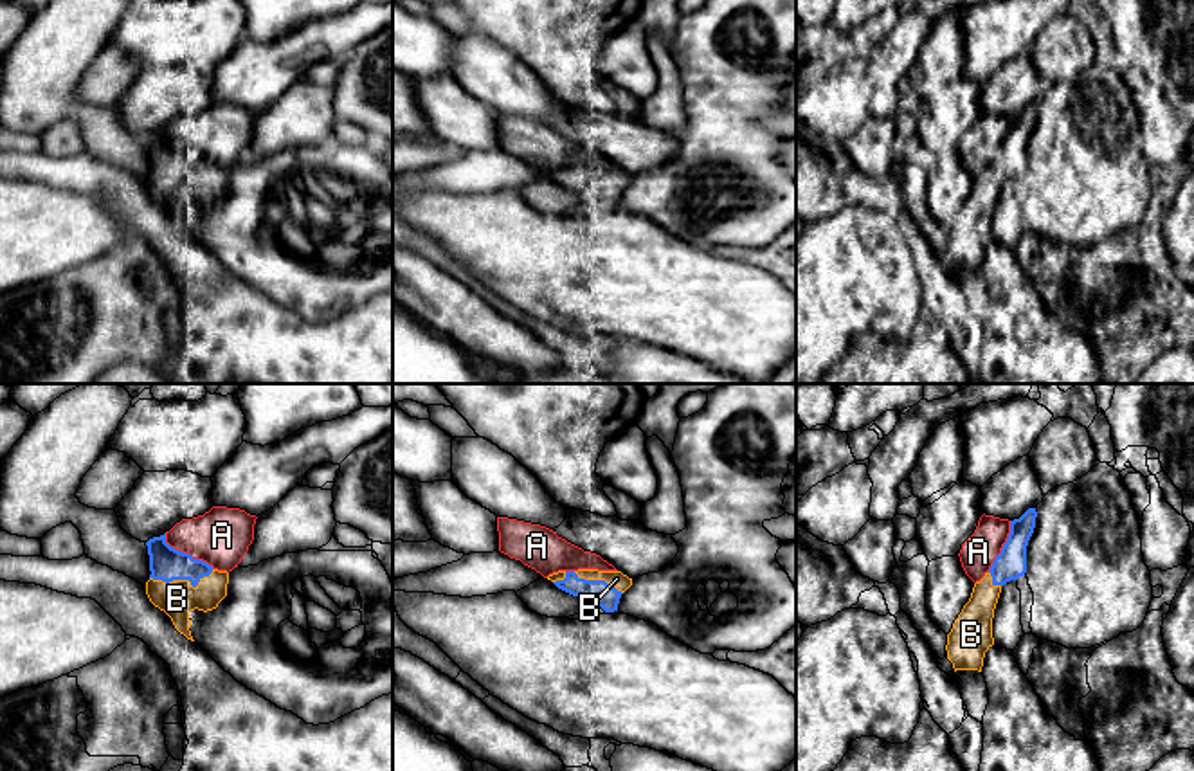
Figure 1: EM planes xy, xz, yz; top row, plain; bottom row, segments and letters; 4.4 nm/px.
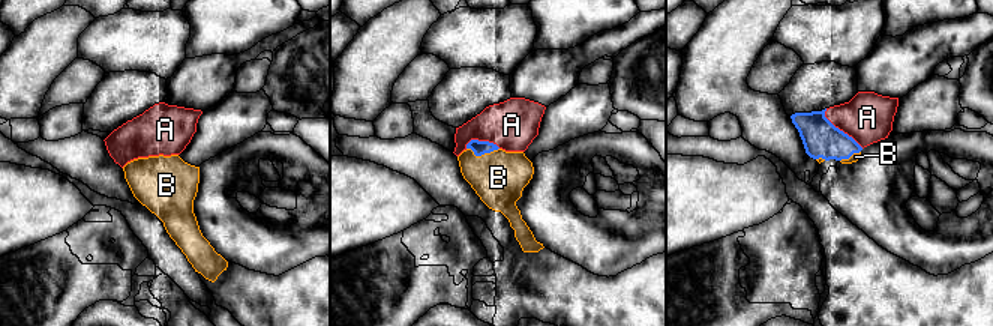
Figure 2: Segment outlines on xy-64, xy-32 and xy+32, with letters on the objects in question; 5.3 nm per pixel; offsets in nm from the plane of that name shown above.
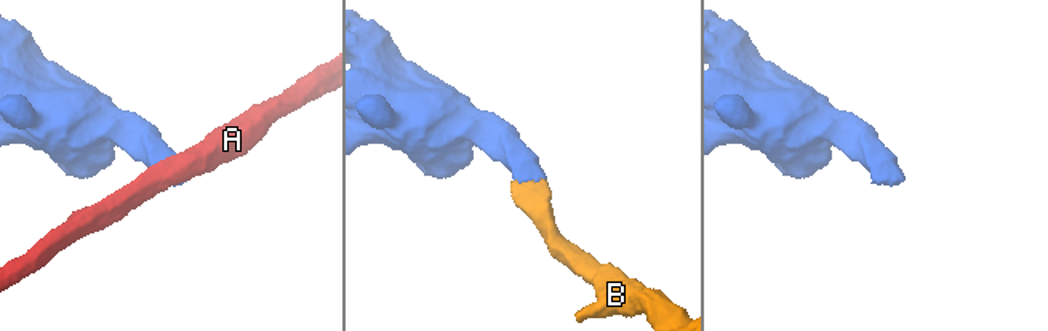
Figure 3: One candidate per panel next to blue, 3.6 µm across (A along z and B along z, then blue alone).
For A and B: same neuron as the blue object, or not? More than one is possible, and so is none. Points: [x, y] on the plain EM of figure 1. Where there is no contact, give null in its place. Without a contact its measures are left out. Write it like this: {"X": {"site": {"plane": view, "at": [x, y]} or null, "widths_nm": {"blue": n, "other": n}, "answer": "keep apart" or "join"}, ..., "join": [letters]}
{"A": {"site": {"plane": "xy", "at": [186, 150]}, "widths_nm": {"blue": 150, "other": 260}, "answer": "keep apart"}, "B": {"site": {"plane": "xy", "at": [180, 175]}, "widths_nm": {"blue": 150, "other": 160}, "answer": "join"}, "join": ["B"]}

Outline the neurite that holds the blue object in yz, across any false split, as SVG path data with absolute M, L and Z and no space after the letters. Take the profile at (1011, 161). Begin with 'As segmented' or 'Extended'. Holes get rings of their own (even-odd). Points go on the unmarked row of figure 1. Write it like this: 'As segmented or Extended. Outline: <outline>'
Extended. Outline: M1036 104L1010 117L1010 130L985 173L974 180L969 198L947 231L947 256L956 267L981 268L985 249L994 241L992 214L1001 184L1027 169L1027 142L1036 124Z

